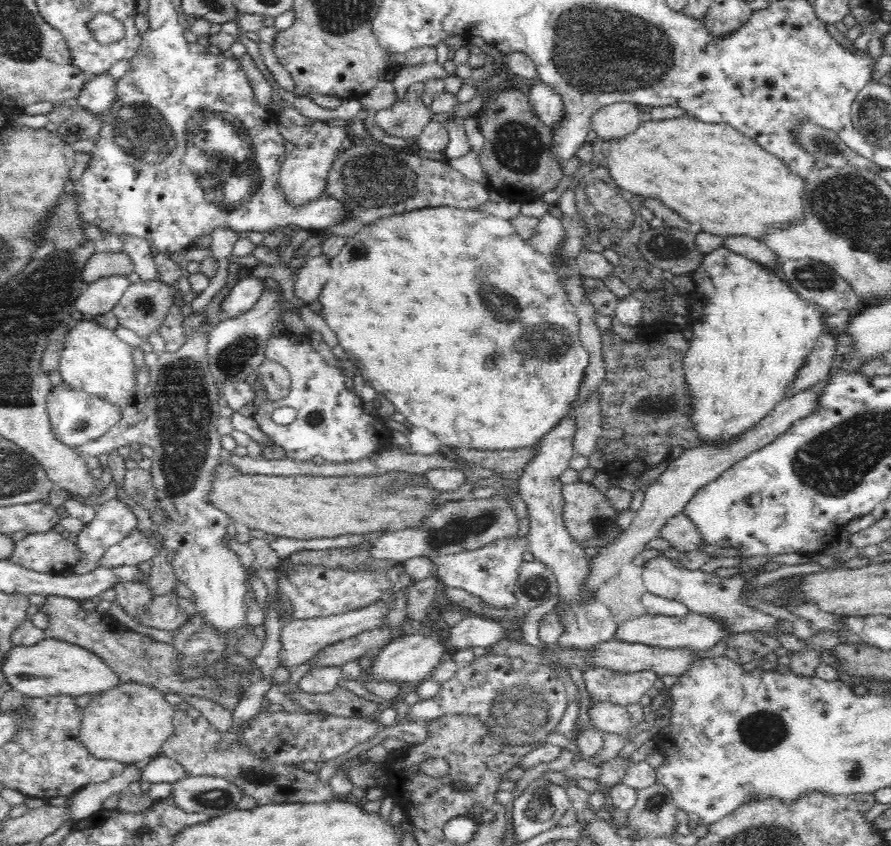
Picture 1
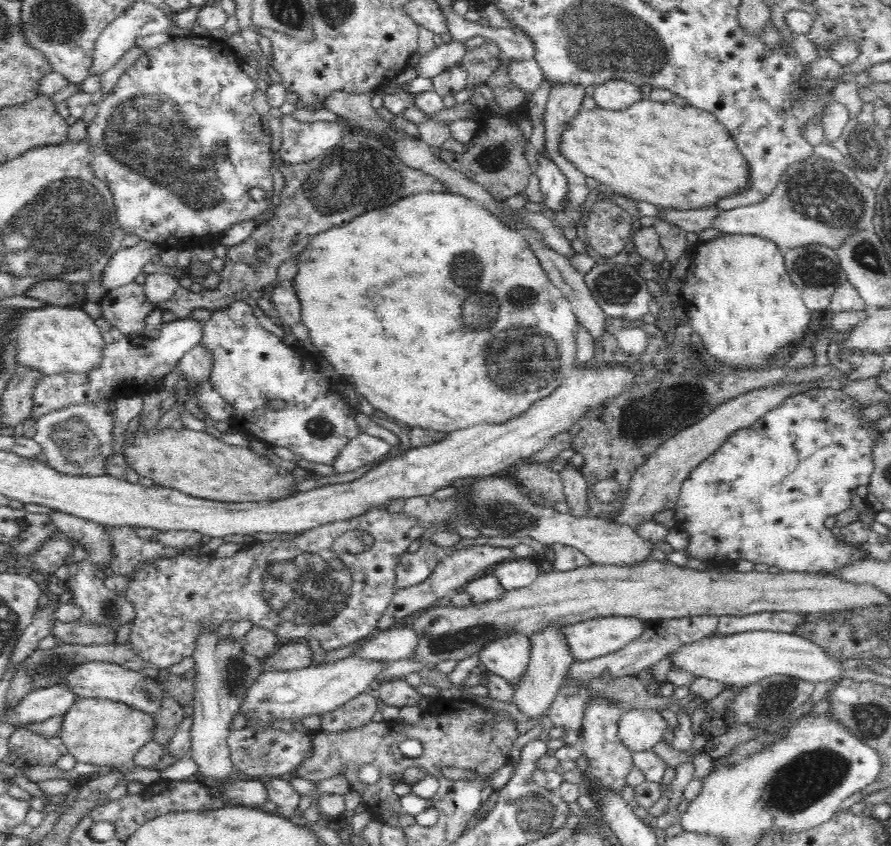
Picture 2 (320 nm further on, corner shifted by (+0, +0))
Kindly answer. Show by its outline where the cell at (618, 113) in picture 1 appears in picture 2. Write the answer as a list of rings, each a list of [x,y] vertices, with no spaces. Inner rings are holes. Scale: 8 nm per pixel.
[[[610,80],[594,89],[593,98],[598,108],[620,112],[643,100],[641,92],[642,88],[634,84],[623,80]]]

